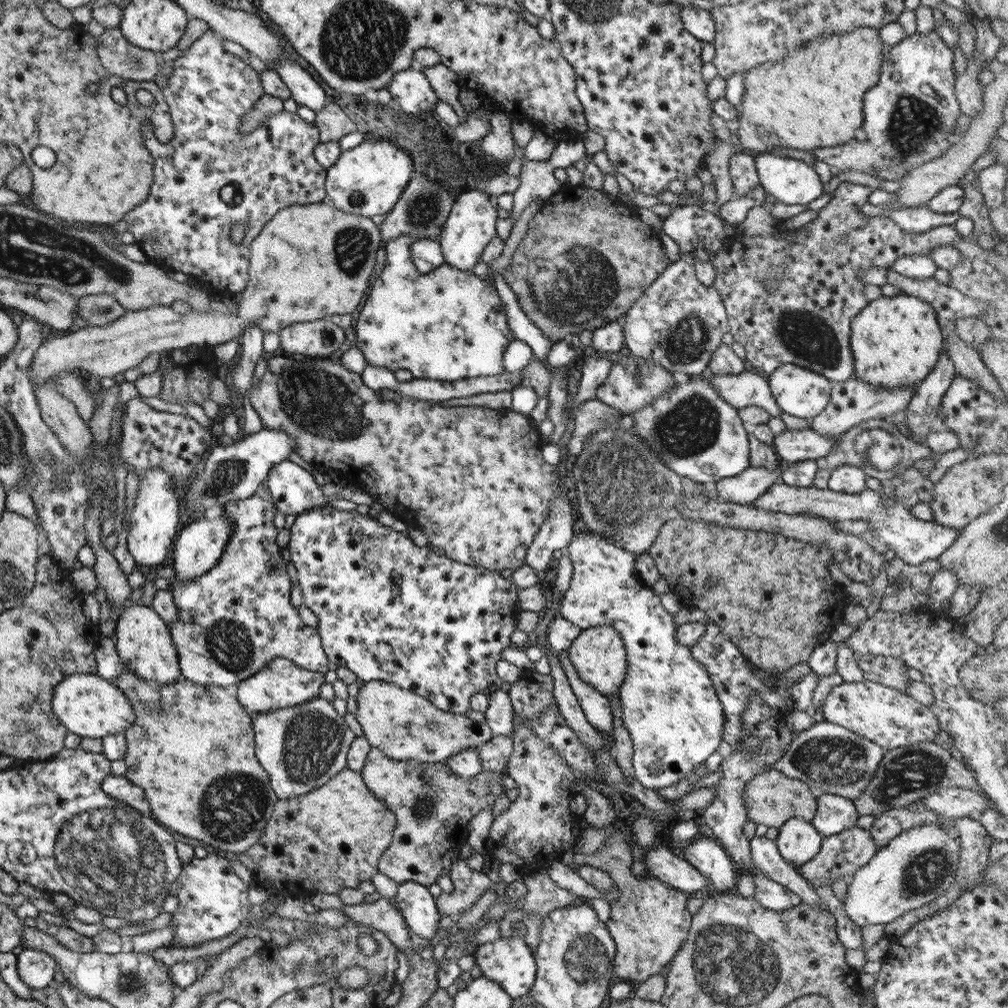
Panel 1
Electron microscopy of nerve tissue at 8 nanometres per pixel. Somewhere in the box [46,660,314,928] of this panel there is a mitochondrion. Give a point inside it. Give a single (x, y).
(107, 855)

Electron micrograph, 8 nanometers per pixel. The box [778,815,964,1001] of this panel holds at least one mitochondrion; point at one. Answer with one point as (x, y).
(926, 873)

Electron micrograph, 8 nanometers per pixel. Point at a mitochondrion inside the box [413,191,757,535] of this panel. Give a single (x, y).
(570, 287)

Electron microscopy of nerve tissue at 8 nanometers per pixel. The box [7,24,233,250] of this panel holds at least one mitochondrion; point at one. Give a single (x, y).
(136, 62)

